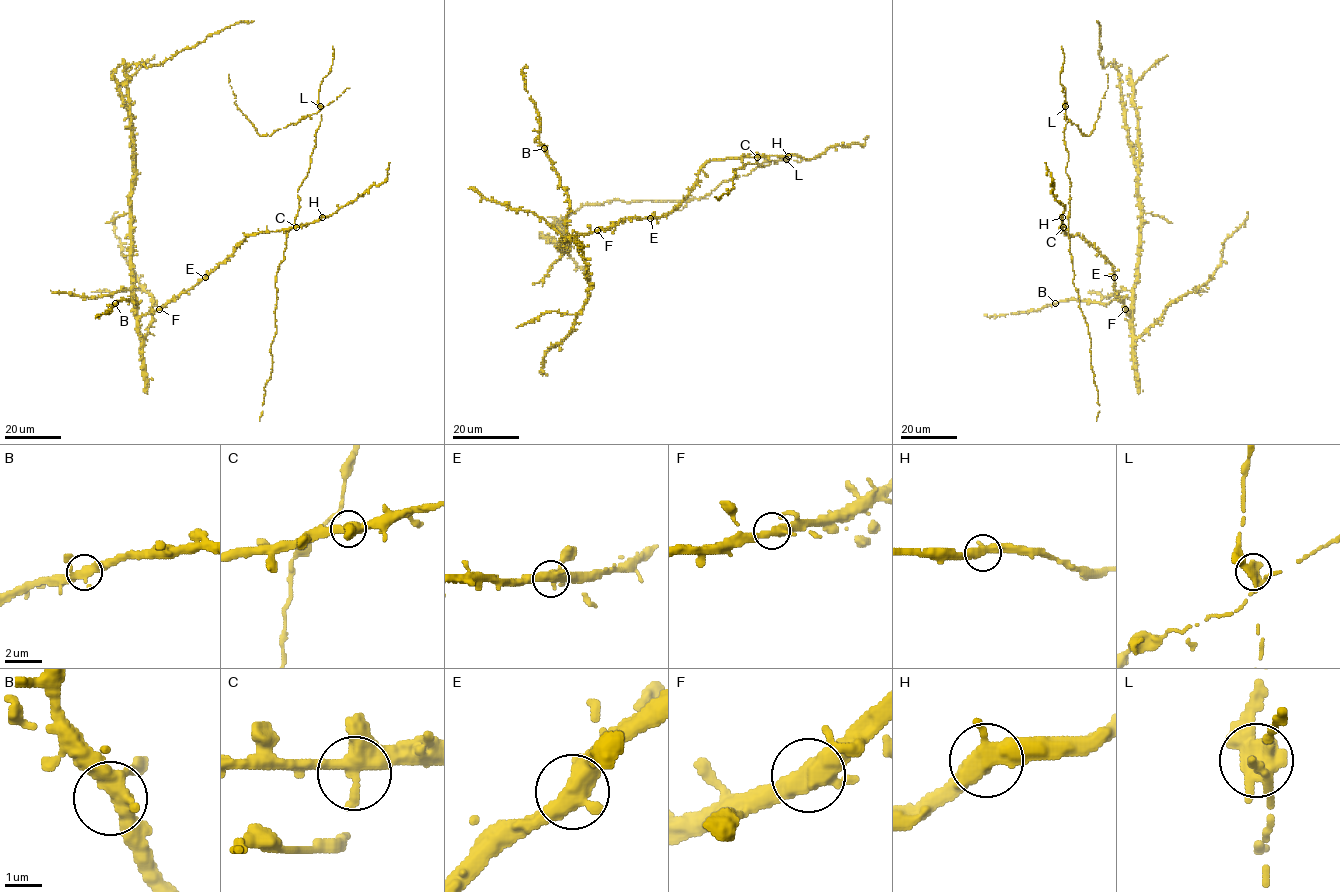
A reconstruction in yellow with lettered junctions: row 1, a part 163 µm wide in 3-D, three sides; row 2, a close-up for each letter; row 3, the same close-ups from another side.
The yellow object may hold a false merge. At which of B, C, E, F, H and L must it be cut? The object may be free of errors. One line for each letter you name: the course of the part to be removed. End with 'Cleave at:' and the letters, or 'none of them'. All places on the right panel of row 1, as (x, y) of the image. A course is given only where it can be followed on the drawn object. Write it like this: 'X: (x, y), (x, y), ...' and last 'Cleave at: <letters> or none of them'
L: (1064, 107), (1071, 123), (1081, 130), (1083, 135), (1089, 135), (1095, 129), (1108, 86), (1107, 74)
Cleave at: L

